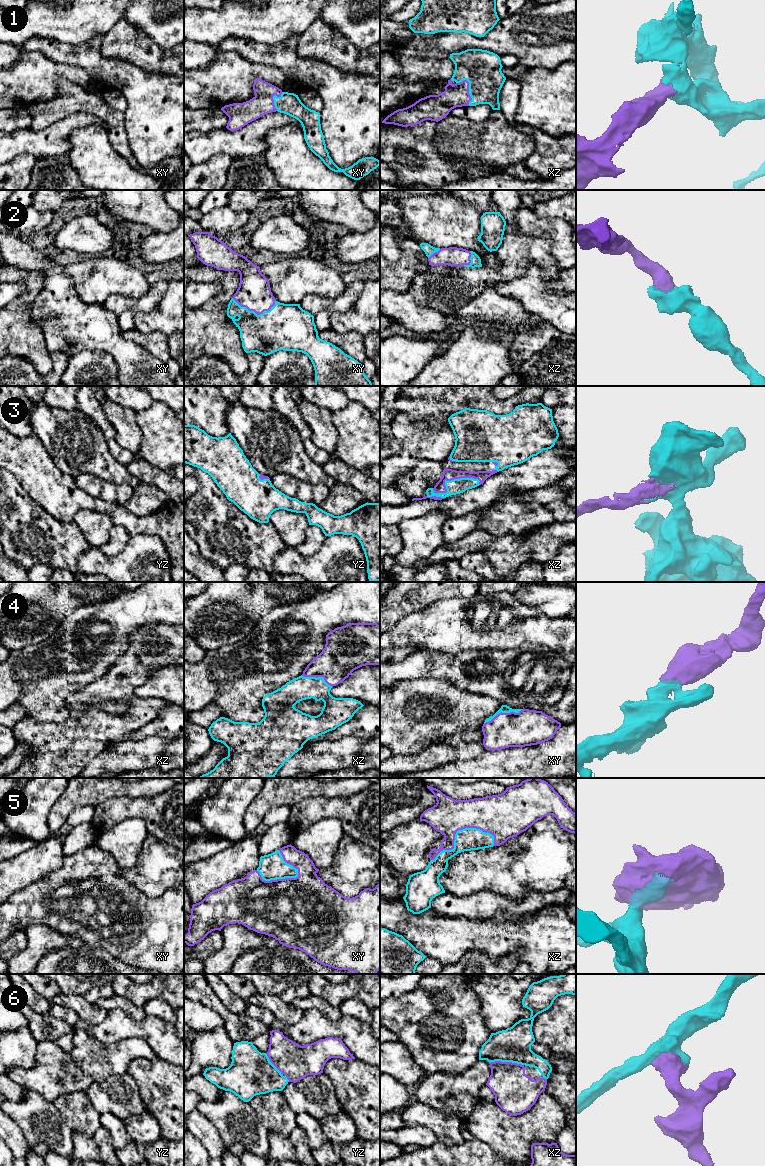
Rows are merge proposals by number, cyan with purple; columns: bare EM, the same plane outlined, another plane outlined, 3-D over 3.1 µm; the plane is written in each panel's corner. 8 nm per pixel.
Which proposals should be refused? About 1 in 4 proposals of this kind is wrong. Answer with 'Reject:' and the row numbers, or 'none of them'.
Reject: none of them

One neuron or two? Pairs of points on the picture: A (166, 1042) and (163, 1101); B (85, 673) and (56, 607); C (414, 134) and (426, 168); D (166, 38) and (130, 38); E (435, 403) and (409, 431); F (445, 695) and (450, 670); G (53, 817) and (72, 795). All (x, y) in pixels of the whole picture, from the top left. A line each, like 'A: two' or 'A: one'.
A: two
B: two
C: one
D: two
E: two
F: two
G: one

